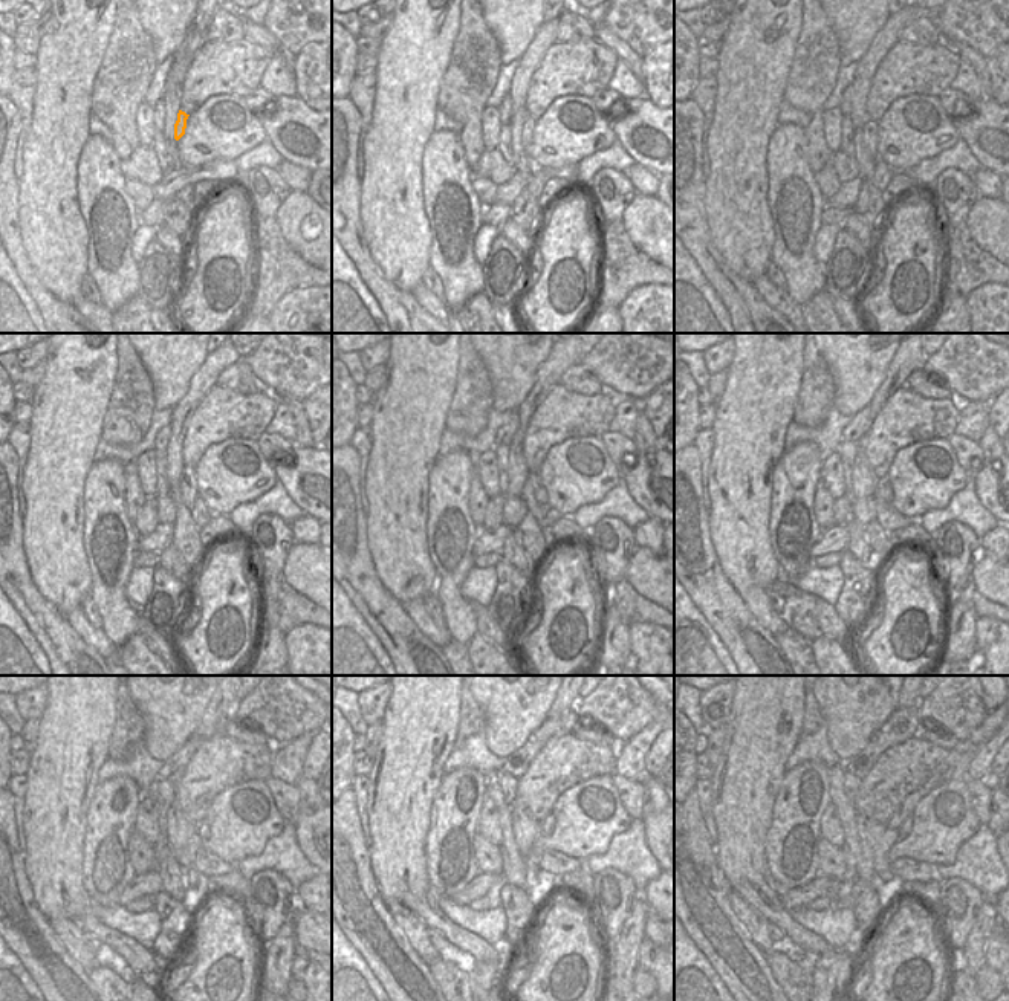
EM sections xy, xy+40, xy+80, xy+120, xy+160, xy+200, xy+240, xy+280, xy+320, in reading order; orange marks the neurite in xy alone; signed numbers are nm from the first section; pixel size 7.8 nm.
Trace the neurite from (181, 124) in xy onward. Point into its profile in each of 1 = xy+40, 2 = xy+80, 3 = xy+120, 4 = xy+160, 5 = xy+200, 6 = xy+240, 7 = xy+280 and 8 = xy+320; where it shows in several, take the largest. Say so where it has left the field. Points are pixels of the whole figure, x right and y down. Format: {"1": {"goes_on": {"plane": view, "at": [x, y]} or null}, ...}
{"1": {"goes_on": {"plane": "xy+40", "at": [528, 127]}}, "2": {"goes_on": {"plane": "xy+80", "at": [870, 129]}}, "3": {"goes_on": {"plane": "xy+120", "at": [188, 485]}}, "4": {"goes_on": {"plane": "xy+160", "at": [532, 482]}}, "5": {"goes_on": {"plane": "xy+200", "at": [890, 520]}}, "6": {"goes_on": {"plane": "xy+240", "at": [205, 862]}}, "7": {"goes_on": {"plane": "xy+280", "at": [552, 862]}}, "8": {"goes_on": {"plane": "xy+320", "at": [905, 868]}}}

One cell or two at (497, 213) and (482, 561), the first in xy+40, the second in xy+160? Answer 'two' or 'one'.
one

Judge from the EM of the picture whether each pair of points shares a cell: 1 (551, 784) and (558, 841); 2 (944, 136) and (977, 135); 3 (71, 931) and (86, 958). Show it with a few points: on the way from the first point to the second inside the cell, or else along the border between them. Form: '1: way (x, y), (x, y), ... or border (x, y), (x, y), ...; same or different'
1: border (583, 781), (567, 787), (558, 796), (551, 812); different
2: border (951, 119), (960, 136); different
3: way (71, 937), (80, 952); same

